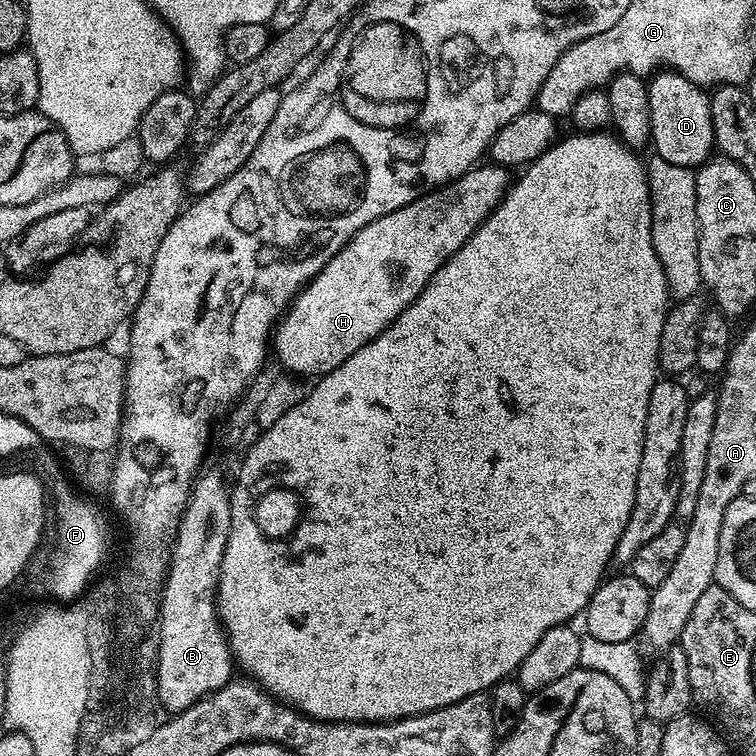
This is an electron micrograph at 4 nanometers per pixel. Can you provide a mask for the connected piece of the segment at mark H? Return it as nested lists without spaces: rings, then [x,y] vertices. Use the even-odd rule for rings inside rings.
[[[491,162],[472,168],[459,180],[419,196],[414,202],[362,226],[344,249],[321,272],[309,280],[296,299],[288,305],[274,329],[274,356],[289,373],[297,377],[319,378],[342,366],[350,354],[362,350],[382,330],[386,330],[422,294],[430,278],[464,243],[478,230],[478,226],[500,205],[500,200],[508,191],[510,176],[503,167]]]

